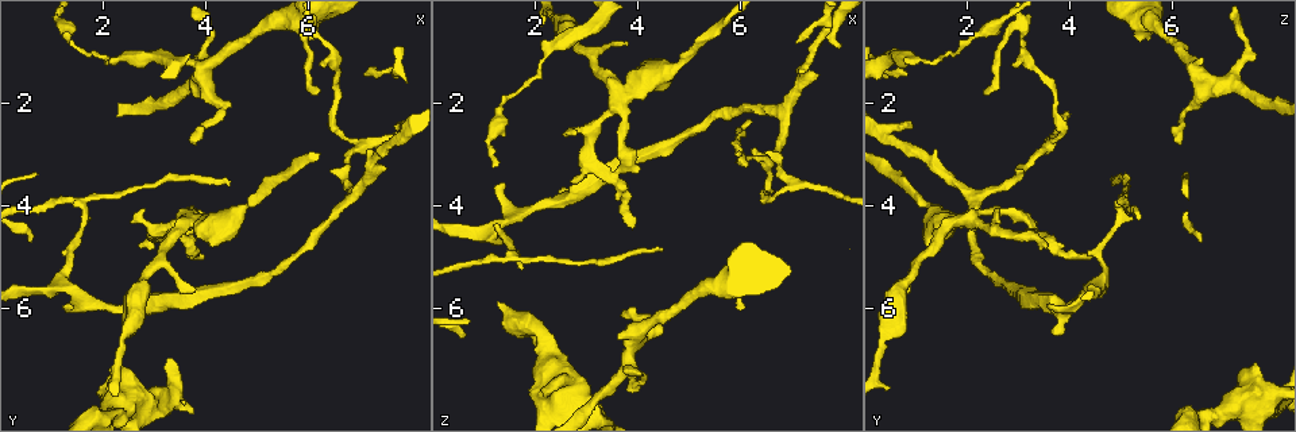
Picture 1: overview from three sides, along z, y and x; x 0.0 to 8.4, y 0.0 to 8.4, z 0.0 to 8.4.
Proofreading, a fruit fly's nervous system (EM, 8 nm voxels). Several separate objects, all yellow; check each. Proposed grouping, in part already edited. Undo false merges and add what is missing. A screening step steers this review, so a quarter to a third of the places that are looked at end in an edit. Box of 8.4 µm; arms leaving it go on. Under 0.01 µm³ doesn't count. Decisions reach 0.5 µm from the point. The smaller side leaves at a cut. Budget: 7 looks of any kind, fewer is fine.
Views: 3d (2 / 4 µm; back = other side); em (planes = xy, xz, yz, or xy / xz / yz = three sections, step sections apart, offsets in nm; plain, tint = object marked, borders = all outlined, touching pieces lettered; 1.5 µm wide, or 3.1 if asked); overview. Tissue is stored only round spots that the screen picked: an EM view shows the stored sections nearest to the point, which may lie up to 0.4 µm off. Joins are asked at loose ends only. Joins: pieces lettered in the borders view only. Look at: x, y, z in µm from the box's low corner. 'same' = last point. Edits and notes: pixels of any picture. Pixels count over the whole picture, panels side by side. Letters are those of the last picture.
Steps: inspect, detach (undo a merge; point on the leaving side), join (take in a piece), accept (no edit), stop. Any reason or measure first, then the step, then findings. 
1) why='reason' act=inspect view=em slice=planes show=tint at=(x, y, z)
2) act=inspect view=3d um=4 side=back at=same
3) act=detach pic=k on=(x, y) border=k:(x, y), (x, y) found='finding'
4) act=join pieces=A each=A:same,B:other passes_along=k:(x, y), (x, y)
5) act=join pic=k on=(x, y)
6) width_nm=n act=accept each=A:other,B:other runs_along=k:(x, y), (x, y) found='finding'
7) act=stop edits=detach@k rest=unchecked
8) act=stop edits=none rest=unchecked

why='an open end' act=inspect view=em slice=planes show=plain at=(6.20, 1.85, 2.35)

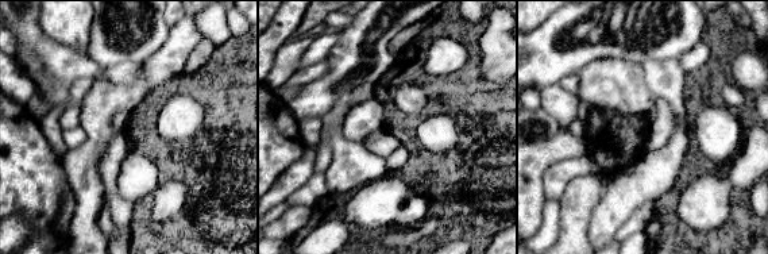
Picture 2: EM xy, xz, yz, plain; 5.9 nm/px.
act=inspect view=em slice=planes show=tint at=same

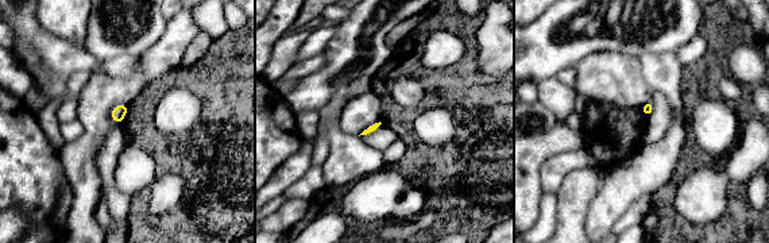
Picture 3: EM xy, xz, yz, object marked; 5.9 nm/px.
why='see the neighbours' act=inspect view=em slice=planes show=borders at=same

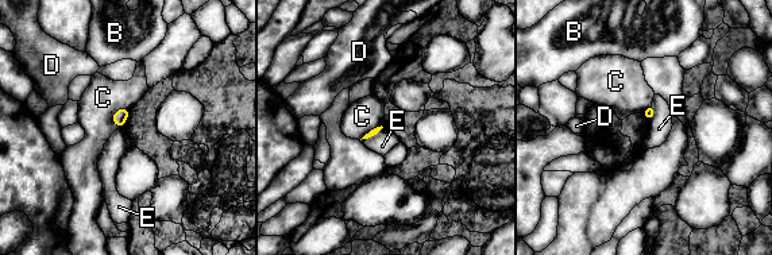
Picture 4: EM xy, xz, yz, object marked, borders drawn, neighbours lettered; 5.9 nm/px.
longest_contact=E:160nm act=accept each=B:other,C:other,D:other,E:other border=4:(382, 127), (375, 134), (361, 140) found='no lettered piece goes on from it'

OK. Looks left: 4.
why='an open end' act=inspect view=3d um=2 at=(4.40, 3.60, 4.80)

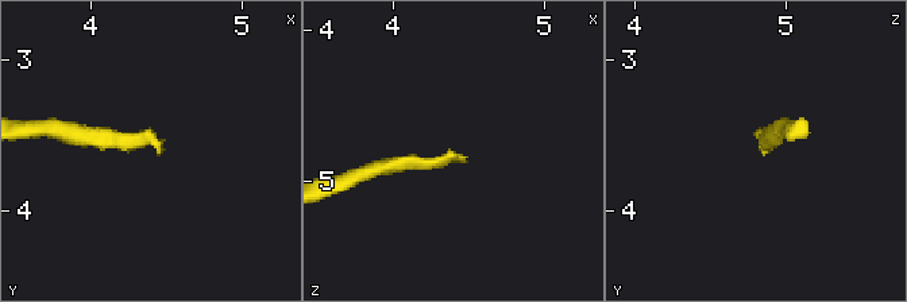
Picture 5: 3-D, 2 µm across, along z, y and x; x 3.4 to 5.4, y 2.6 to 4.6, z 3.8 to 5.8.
act=inspect view=em slice=xy step=8 show=borders at=(4.42, 3.56, 4.84)

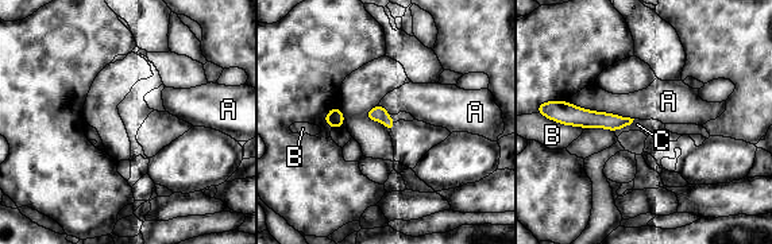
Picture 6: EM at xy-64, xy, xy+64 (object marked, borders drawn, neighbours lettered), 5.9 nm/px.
why='cut it another way' act=inspect view=em slice=xz step=4 show=borders at=same

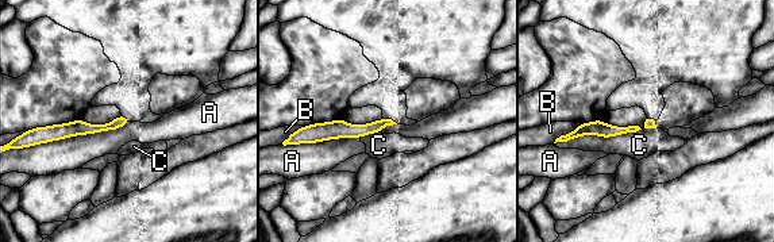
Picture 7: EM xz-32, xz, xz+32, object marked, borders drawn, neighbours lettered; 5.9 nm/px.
act=accept each=A:other,B:other,C:other border=7:(130, 122), (38, 145) found='none of them fits'

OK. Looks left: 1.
act=stop edits=none rest=unchecked

